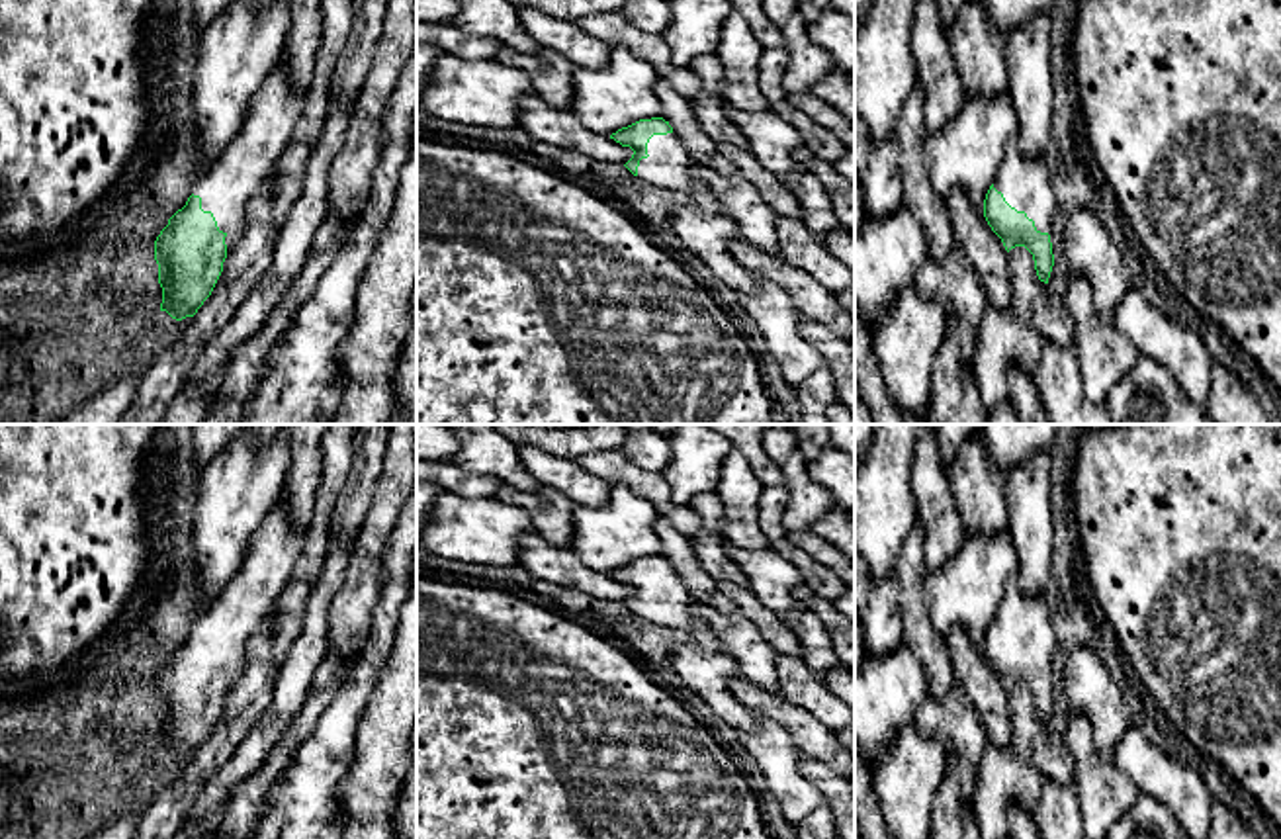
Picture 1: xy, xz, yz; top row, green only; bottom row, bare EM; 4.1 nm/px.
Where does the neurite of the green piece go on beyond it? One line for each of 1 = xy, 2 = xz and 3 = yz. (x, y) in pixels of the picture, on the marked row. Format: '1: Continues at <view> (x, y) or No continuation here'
1: Continues at xy (245, 165)
2: Continues at xz (669, 165)
3: Continues at yz (1023, 180)

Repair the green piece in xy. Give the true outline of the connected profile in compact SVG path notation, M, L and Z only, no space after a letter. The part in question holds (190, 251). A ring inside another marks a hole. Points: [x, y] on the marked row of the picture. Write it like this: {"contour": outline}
{"contour": "M276 66L262 82L254 98L248 102L241 129L217 156L205 176L201 176L168 225L155 241L155 260L158 264L158 284L162 287L160 311L182 321L194 317L203 301L211 295L227 252L241 239L248 203L268 182L278 158L284 155L293 135L295 123L301 119L307 98L307 86L297 90L284 66Z"}

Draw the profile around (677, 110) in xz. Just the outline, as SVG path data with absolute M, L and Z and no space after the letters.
M665 78L655 84L653 92L661 104L661 117L685 143L694 164L702 164L729 176L735 174L733 164L720 153L718 143L706 135L696 119L692 100L681 96Z

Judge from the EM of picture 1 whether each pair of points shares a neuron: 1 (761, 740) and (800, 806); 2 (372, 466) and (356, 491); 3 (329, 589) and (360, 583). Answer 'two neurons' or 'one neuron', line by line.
1: one neuron
2: one neuron
3: two neurons

